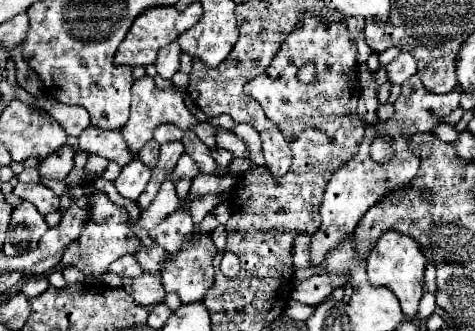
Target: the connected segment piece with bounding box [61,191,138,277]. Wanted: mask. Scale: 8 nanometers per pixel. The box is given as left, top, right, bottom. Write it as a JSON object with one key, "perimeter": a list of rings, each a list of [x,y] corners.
{"perimeter":[[[96,191],[96,195],[92,197],[92,207],[90,207],[90,223],[84,227],[80,239],[70,243],[62,256],[62,264],[64,267],[74,265],[84,275],[94,275],[100,277],[104,273],[108,273],[108,265],[126,255],[126,253],[134,253],[138,249],[138,237],[134,235],[132,229],[128,229],[128,213],[126,209],[114,205],[102,191]]]}

